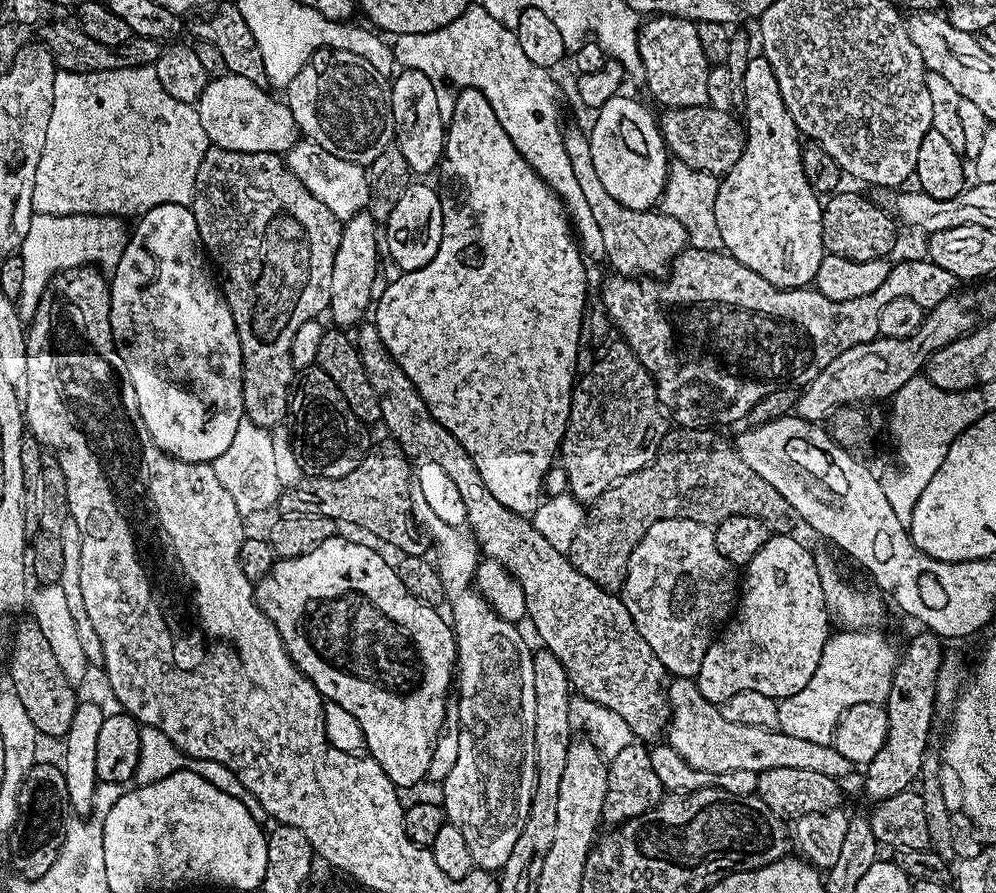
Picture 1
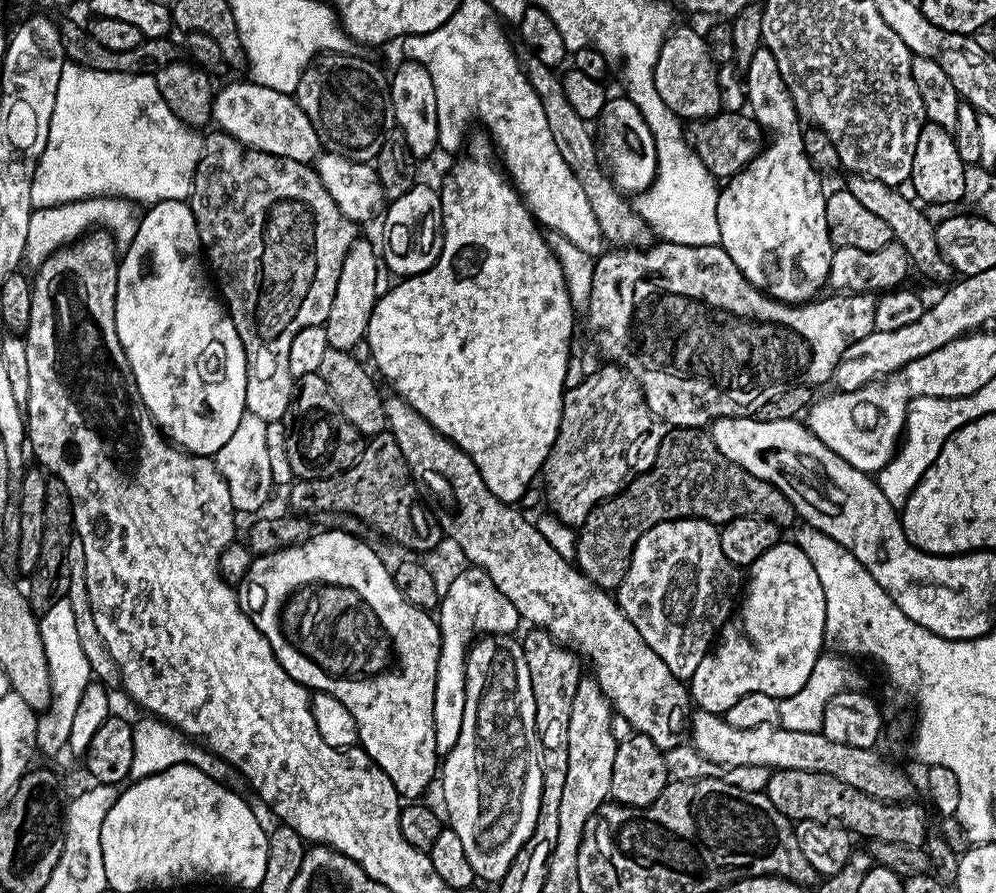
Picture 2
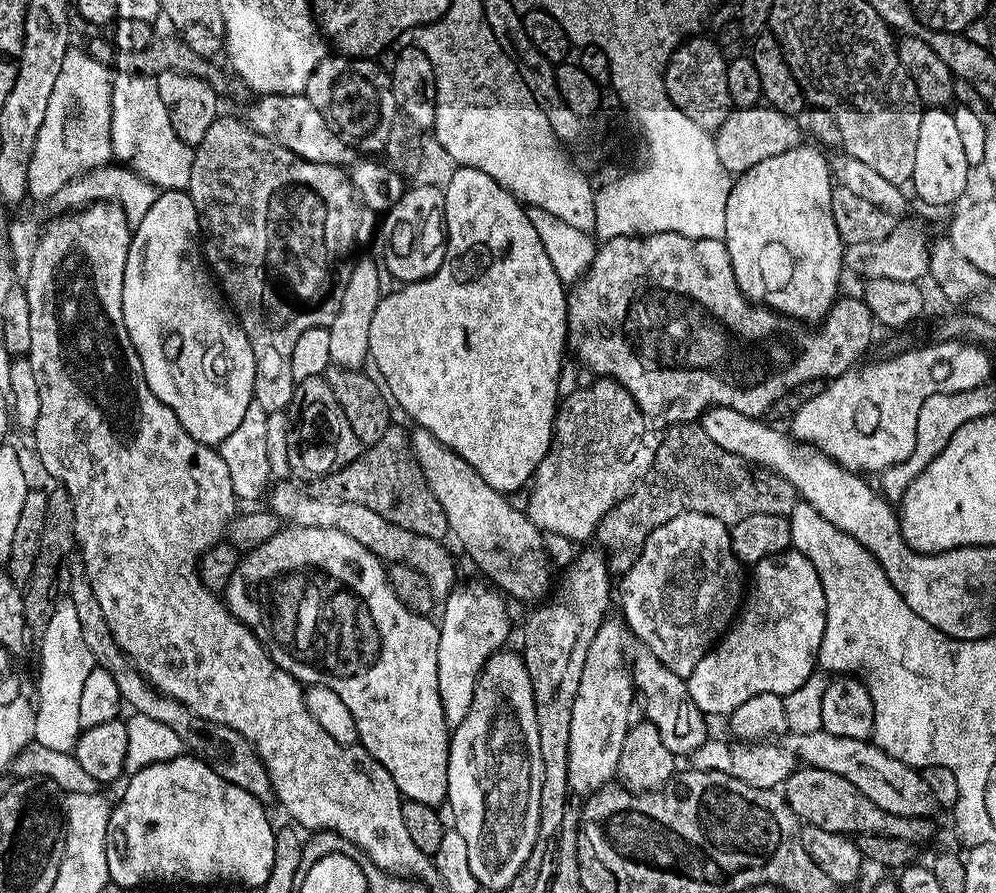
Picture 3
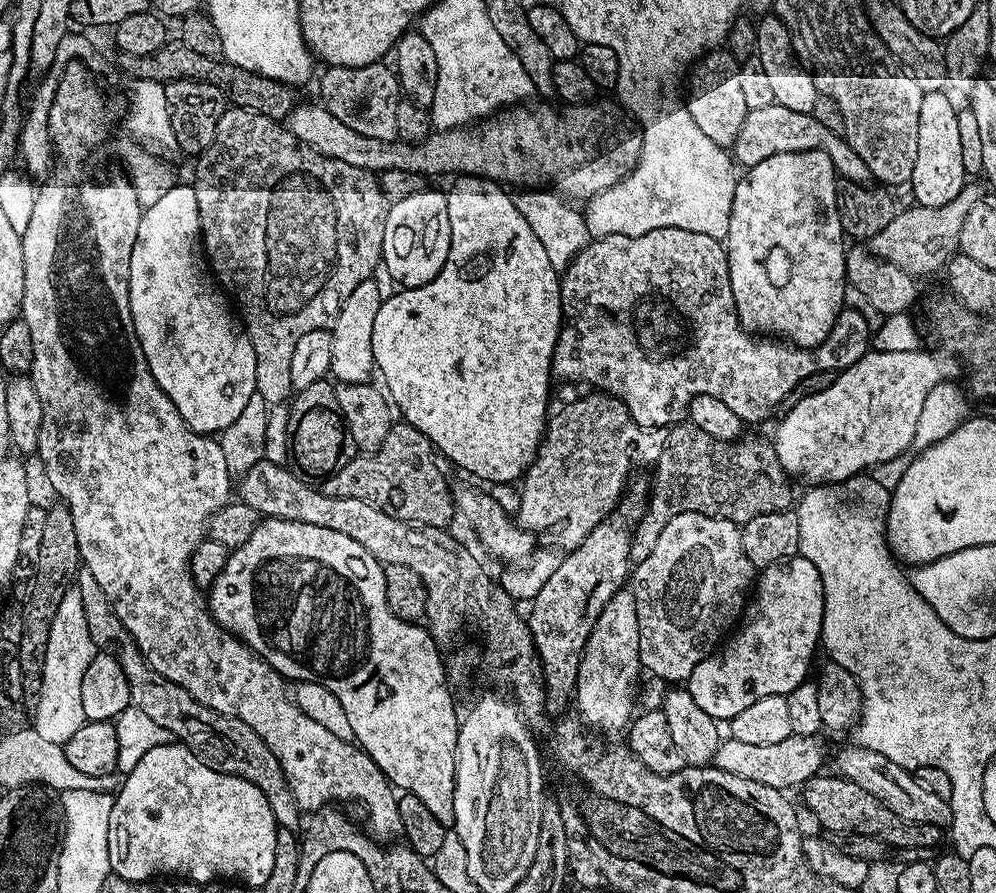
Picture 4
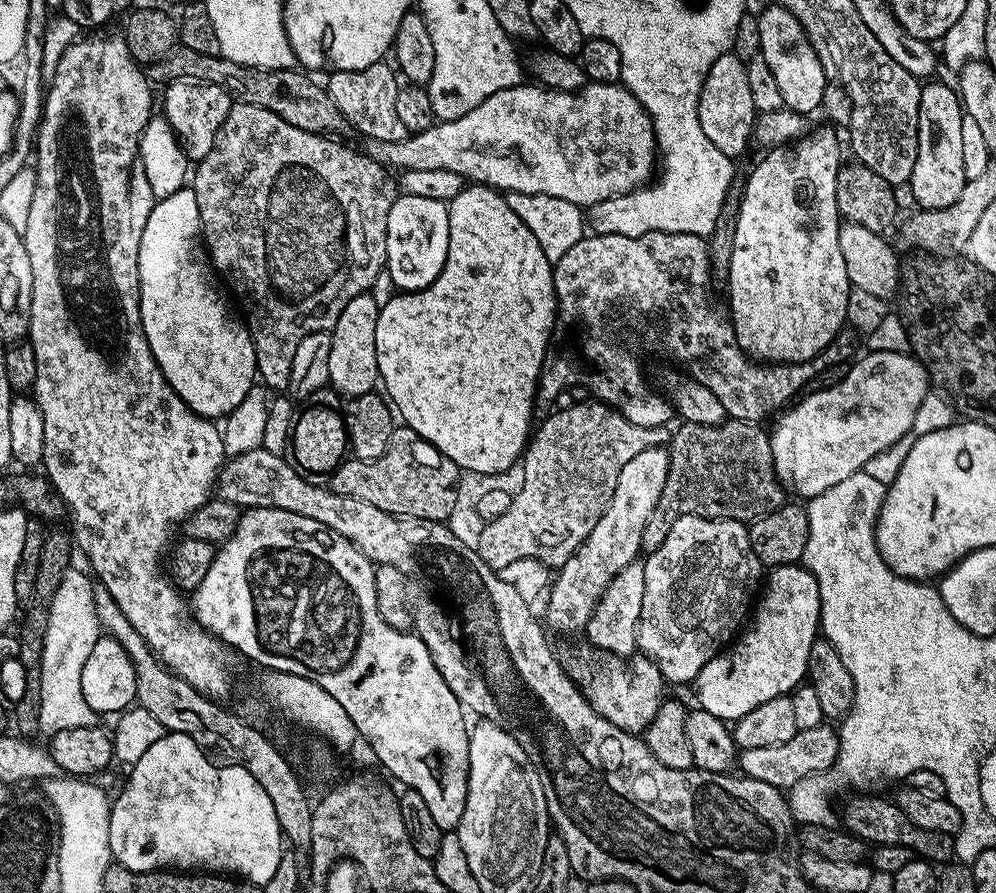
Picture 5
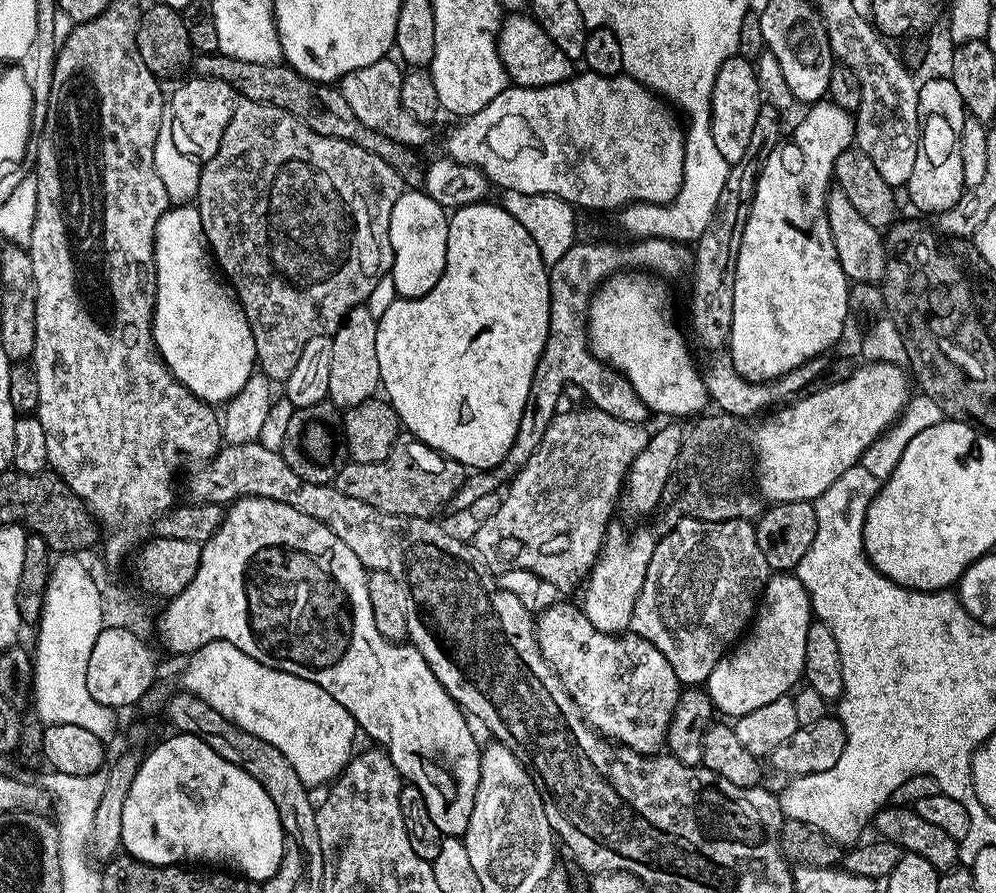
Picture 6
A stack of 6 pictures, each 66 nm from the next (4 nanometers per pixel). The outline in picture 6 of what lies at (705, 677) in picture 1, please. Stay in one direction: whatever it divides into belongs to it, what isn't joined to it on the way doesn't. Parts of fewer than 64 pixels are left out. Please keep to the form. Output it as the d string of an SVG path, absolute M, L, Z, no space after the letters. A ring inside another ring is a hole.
M791 571L769 575L746 635L710 670L706 681L710 704L712 700L718 711L739 718L789 695L804 675L806 630L813 623L812 600L800 579Z

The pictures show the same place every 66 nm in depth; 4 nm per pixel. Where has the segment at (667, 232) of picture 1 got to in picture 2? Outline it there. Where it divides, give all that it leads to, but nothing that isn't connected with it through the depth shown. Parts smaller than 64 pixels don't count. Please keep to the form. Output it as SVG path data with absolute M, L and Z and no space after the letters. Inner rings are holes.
M525 55L522 67L530 86L534 86L534 94L538 94L538 102L542 102L542 110L546 110L546 122L550 122L550 135L558 146L566 166L574 170L574 178L578 178L586 199L594 209L594 218L598 218L598 226L602 226L602 234L609 245L616 248L647 248L653 243L654 233L638 213L633 205L628 204L619 188L612 183L612 179L601 165L601 158L597 152L597 137L590 129L589 121L578 116L577 111L570 106L563 89L562 79L553 69L547 68L538 58Z

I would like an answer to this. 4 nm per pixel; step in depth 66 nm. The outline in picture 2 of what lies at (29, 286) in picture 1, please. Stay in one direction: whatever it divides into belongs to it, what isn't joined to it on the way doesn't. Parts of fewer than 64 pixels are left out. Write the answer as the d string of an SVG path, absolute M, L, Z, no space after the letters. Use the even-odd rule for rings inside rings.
M86 196L82 200L49 208L33 208L30 214L30 226L26 230L24 260L32 263L32 266L38 266L52 252L56 252L66 244L73 244L93 230L107 230L113 237L127 242L134 238L139 225L137 205L131 200L121 200L115 196Z

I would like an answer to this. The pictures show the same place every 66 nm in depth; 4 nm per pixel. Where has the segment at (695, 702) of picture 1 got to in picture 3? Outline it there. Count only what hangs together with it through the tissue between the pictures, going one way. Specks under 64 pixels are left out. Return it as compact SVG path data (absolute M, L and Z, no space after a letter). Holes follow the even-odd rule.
M821 730L810 734L791 734L787 737L786 747L794 753L801 765L830 770L830 774L846 778L846 782L858 786L858 790L862 790L862 794L866 794L874 806L882 806L882 810L889 814L898 814L902 818L932 818L938 811L934 790L926 786L923 775L868 740L838 738L838 734Z

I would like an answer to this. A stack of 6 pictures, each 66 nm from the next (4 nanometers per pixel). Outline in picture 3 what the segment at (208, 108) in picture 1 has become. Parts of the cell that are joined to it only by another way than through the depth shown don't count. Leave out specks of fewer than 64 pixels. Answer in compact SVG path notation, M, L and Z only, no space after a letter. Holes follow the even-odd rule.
M260 96L248 108L246 123L258 134L281 144L286 150L319 164L348 166L357 159L357 149L343 136L337 134L332 125L314 110L314 105L303 96Z

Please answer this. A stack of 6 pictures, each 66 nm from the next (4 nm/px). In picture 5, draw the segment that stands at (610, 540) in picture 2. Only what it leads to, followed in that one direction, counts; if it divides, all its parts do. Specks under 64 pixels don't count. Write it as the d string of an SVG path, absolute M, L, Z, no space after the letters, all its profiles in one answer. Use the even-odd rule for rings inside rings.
M725 419L723 424L706 426L705 424L679 425L676 433L671 433L667 445L669 454L669 473L662 496L650 517L645 533L642 534L642 548L645 553L658 550L662 542L666 542L666 534L670 534L670 526L683 516L705 516L711 520L742 520L751 522L760 520L766 514L781 508L786 503L786 489L776 476L774 470L774 454L772 453L772 437L763 432L759 423L750 420Z

